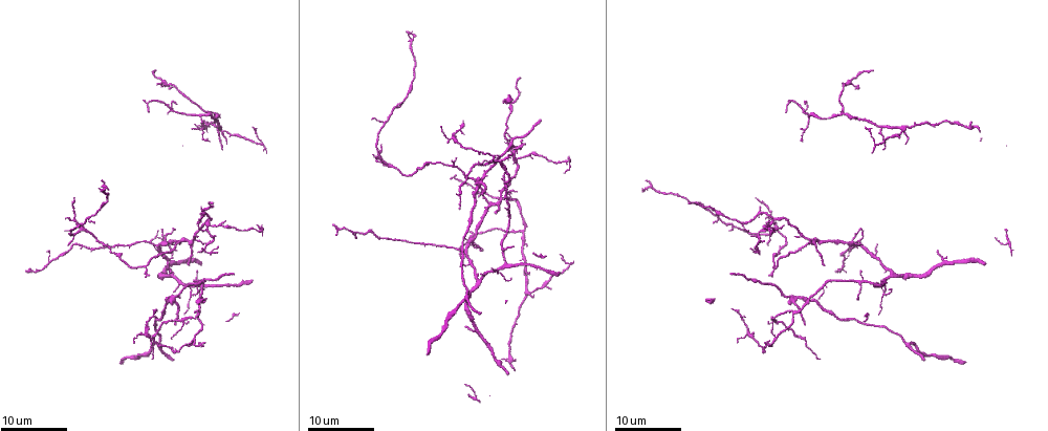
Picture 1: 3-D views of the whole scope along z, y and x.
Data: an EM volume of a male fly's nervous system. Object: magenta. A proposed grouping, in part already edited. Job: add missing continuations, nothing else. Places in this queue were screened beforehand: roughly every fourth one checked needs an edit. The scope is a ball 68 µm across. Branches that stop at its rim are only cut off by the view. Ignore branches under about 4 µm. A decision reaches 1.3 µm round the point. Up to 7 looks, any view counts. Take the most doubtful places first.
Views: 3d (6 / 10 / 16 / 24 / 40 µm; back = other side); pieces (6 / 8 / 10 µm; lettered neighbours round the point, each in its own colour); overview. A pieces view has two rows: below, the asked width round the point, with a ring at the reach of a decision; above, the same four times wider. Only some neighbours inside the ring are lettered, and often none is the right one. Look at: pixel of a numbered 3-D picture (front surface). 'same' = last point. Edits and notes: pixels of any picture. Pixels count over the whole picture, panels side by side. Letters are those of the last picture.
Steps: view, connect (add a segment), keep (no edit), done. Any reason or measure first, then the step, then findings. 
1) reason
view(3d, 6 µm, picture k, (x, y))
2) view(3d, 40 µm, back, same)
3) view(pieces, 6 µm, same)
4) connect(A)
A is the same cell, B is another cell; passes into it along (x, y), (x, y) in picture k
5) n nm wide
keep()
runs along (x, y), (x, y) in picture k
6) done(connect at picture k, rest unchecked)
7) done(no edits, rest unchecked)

view(3d, 24 µm, picture 1, (27, 271))

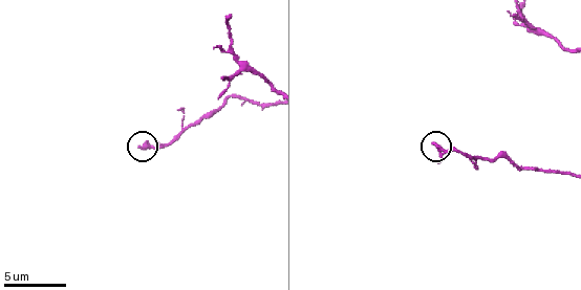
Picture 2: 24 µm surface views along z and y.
what lies round it
view(pieces, 6 µm, picture 2, (437, 147))

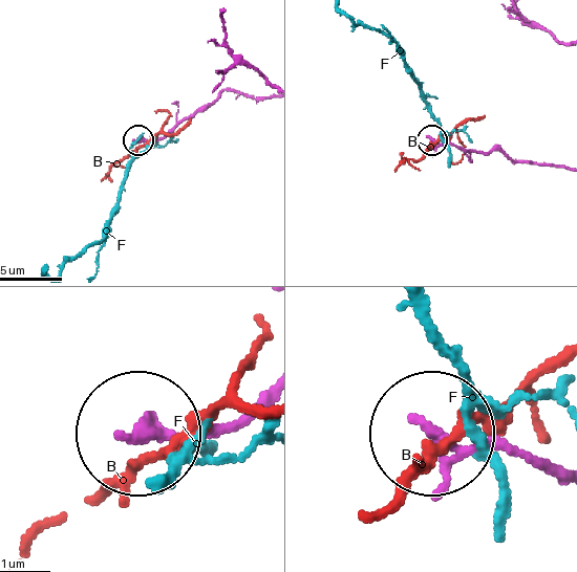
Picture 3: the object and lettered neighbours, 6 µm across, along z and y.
keep()
B and F are other cells; runs along (550, 472), (442, 436) in picture 3; none of them fits

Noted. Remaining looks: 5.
free end
view(3d, 24 µm, picture 1, (803, 323))

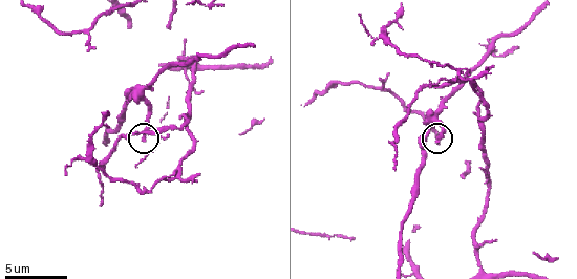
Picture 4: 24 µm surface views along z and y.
see the neighbours
view(pieces, 6 µm, picture 4, (437, 141))

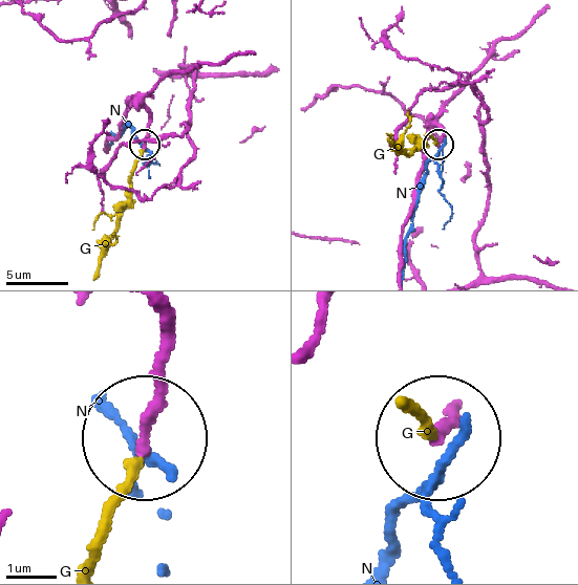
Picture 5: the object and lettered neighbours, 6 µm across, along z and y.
connect(G)
G is the same cell, N is another cell; passes into it along (142, 150), (129, 183), (128, 206), (98, 274) in picture 5; it goes on there

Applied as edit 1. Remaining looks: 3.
see it whole again
view(overview)

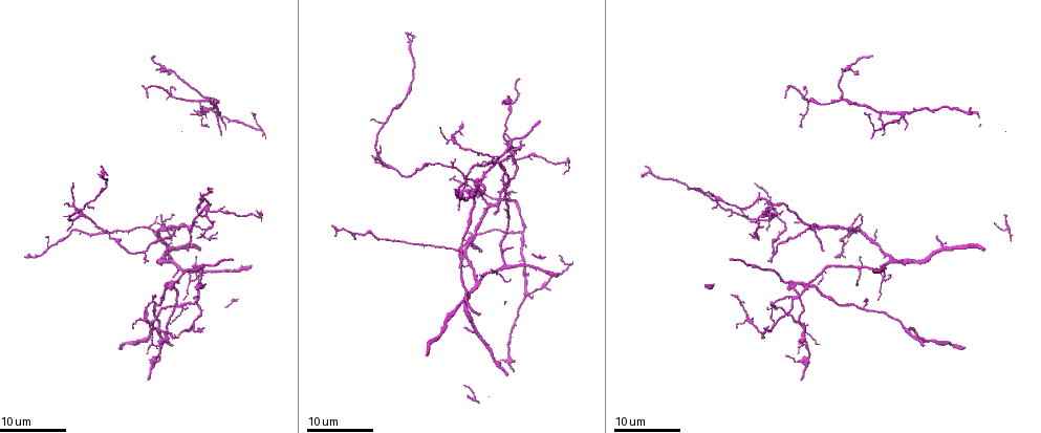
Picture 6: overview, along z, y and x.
long arm stops here
view(3d, 24 µm, picture 6, (156, 56))

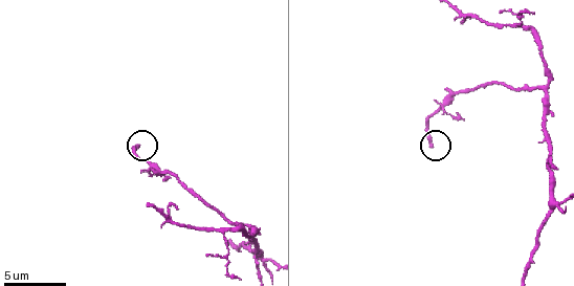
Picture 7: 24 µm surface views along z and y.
view(pieces, 8 µm, picture 7, (431, 147))

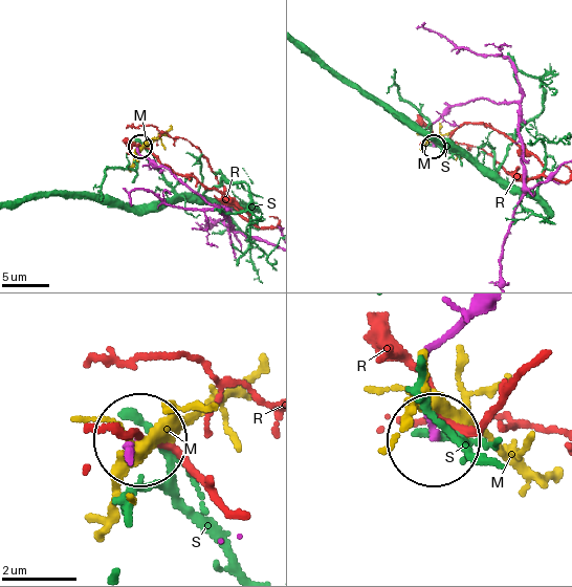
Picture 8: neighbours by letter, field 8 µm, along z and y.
keep()
M, R and S are other cells; no lettered segment goes on from it

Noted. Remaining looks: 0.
done(connect at picture 5, rest unchecked)

